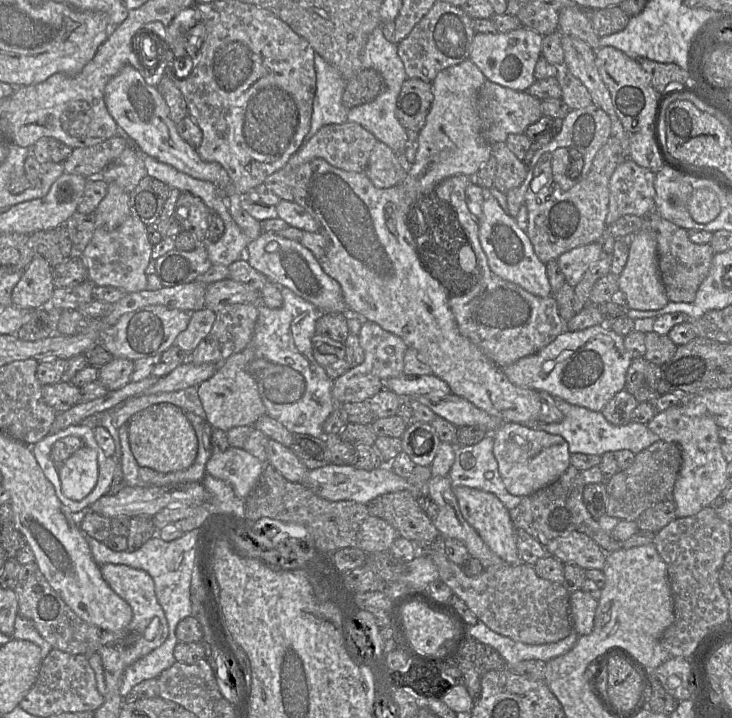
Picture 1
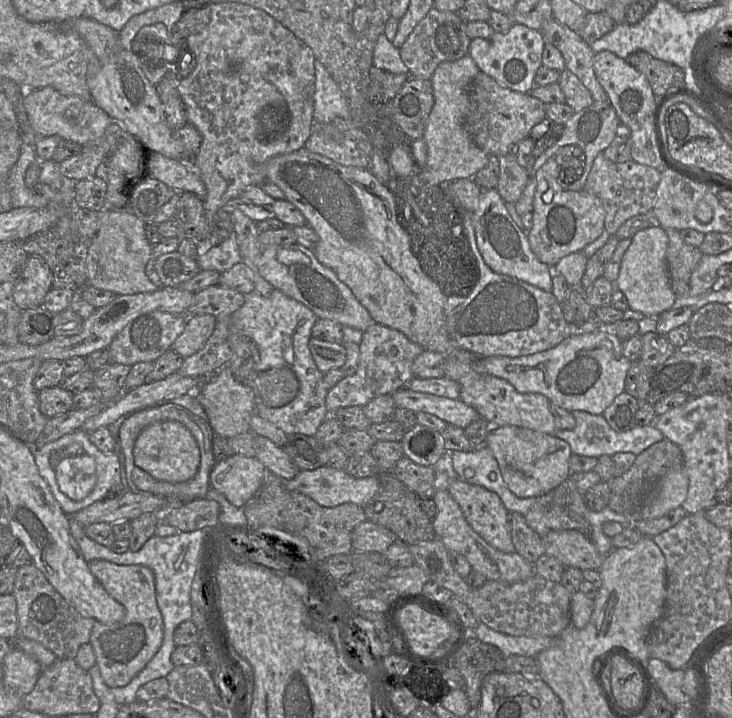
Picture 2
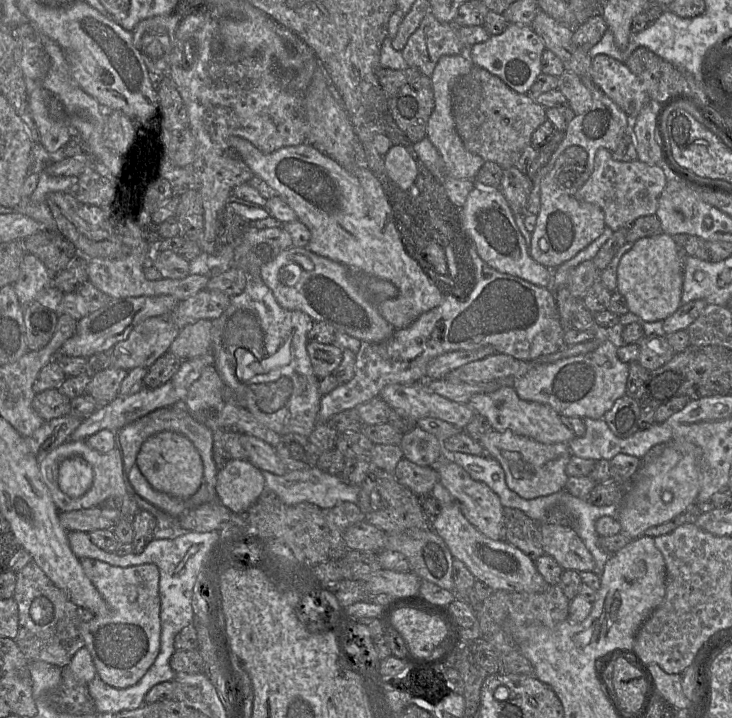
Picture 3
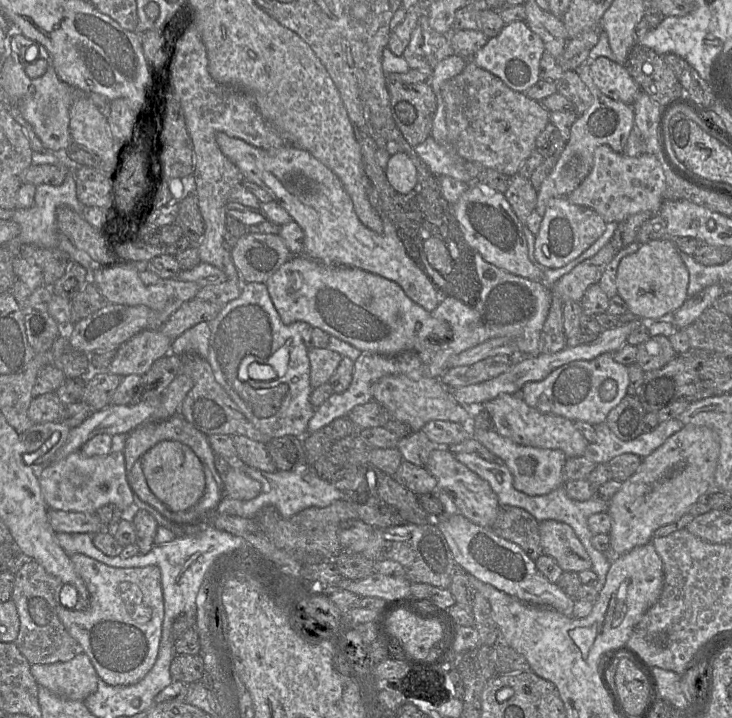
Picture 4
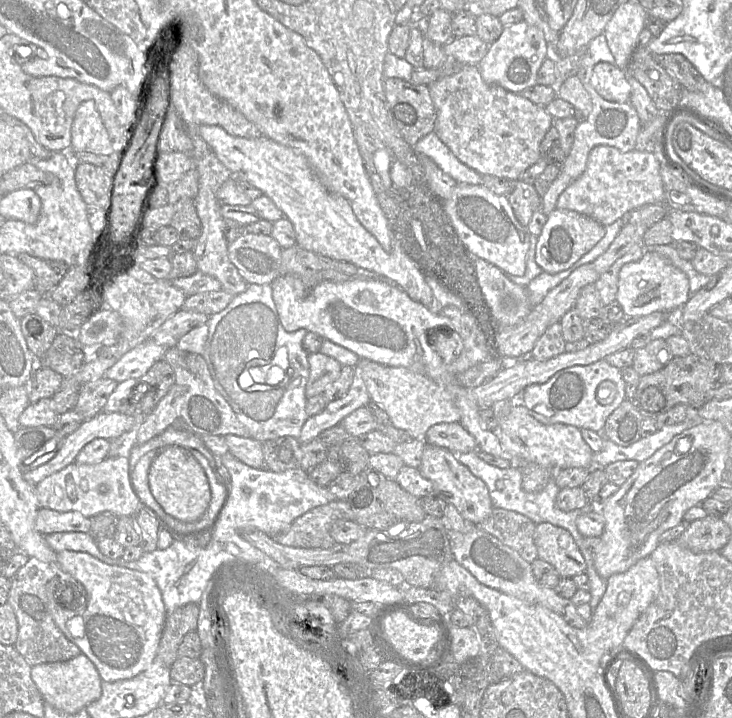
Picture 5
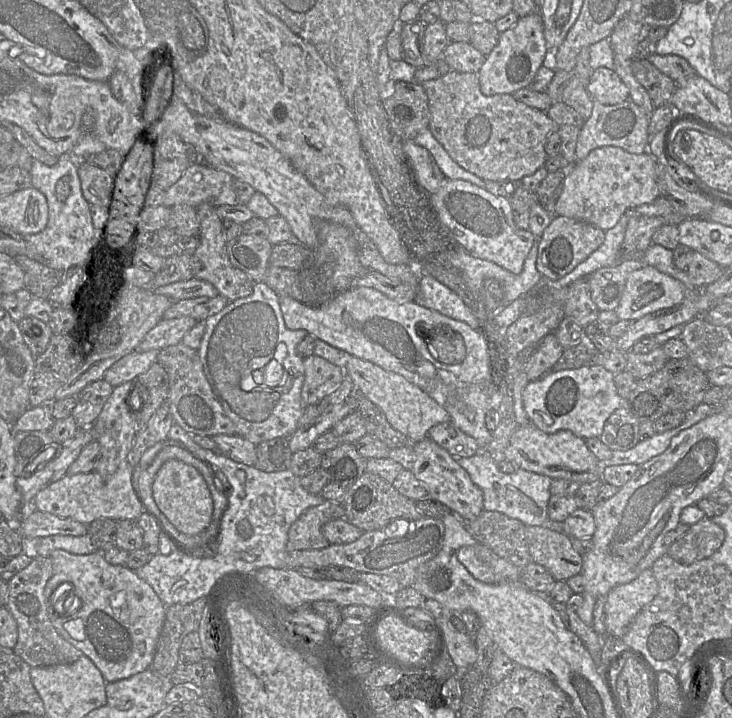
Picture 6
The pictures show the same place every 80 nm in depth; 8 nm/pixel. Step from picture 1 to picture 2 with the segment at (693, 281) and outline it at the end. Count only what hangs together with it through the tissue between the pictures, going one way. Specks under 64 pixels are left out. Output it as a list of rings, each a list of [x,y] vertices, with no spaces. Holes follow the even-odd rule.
[[[664,229],[669,239],[666,261],[671,287],[676,297],[688,296],[691,274],[698,266],[703,254],[699,247],[686,243],[679,230]]]

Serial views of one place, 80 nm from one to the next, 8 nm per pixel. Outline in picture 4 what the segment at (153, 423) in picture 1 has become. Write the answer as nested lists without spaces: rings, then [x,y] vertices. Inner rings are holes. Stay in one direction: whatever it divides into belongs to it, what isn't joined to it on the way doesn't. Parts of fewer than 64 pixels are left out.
[[[161,441],[141,457],[148,487],[170,510],[185,511],[195,506],[205,490],[203,464],[187,445],[178,441]]]

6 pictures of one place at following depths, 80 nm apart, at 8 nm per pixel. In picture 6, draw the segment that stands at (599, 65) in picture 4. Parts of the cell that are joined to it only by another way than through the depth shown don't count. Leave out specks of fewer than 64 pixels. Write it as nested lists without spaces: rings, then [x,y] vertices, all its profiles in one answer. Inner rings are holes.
[[[599,67],[595,69],[586,89],[592,99],[603,105],[615,105],[629,98],[629,89],[614,70]]]

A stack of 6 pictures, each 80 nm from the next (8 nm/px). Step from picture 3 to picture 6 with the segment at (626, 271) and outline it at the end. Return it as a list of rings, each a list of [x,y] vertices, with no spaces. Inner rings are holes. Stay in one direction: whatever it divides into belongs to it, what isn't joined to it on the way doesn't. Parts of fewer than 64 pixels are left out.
[[[645,265],[628,275],[615,311],[620,320],[633,322],[649,313],[672,307],[685,296],[687,288],[681,281]]]

